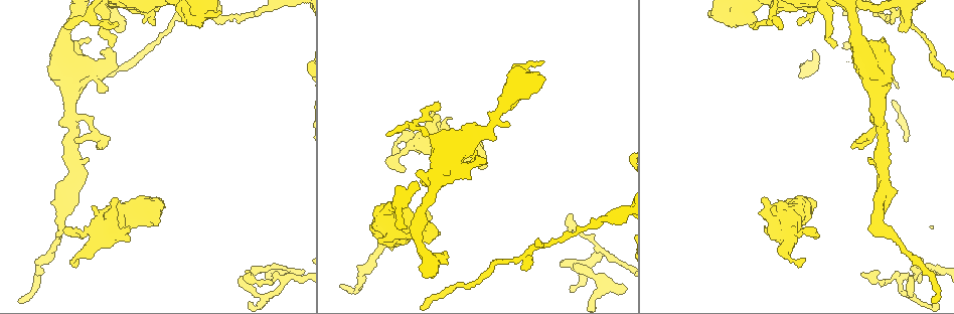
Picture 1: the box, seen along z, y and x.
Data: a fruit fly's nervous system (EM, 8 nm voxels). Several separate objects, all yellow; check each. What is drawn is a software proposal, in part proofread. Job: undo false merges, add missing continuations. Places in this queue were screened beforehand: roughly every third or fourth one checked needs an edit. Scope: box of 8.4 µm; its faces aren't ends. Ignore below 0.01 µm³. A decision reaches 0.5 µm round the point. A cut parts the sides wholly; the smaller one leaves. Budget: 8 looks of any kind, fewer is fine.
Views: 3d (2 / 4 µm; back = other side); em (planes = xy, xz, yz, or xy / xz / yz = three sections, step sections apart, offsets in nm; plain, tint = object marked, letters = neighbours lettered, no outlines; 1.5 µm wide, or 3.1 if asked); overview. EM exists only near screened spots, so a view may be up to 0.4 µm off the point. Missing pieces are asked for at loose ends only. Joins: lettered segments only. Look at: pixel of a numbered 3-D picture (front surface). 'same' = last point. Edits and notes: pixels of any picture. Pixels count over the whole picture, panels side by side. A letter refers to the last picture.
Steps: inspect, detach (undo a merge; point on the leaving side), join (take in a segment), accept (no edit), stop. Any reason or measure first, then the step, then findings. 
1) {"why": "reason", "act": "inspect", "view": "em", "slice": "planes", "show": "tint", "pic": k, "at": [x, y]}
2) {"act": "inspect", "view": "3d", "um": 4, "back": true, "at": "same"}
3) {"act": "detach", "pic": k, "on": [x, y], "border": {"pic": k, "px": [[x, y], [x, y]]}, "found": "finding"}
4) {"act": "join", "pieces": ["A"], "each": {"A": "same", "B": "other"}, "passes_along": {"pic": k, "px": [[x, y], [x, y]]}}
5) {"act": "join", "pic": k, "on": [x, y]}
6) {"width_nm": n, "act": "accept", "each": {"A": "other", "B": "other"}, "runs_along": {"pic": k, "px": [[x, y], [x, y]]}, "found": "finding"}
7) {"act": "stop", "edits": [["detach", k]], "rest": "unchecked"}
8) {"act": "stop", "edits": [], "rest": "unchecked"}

{"why": "thin end", "act": "inspect", "view": "em", "slice": "xz", "step": 8, "show": "tint", "pic": 1, "at": [782, 27]}

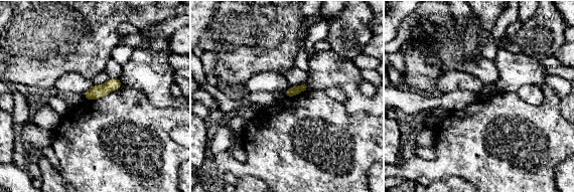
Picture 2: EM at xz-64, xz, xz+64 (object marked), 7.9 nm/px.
{"act": "inspect", "view": "em", "slice": "planes", "show": "letters", "at": "same"}

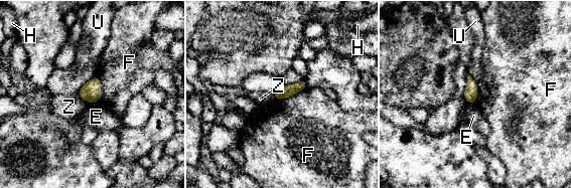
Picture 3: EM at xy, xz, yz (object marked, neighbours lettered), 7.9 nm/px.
{"act": "accept", "each": {"E": "other", "F": "other", "H": "other", "U": "other", "Z": "other"}, "border": {"pic": 3, "px": [[306, 87], [286, 98], [275, 100]]}, "found": "none of them fits"}

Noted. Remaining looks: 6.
{"why": "free end", "act": "inspect", "view": "3d", "um": 4, "pic": 1, "at": [443, 252]}

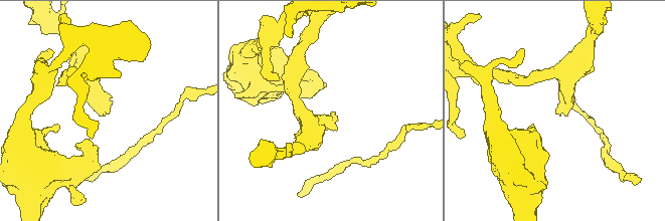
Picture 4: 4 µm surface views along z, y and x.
{"act": "inspect", "view": "em", "slice": "planes", "show": "letters", "pic": 4, "at": [106, 113]}

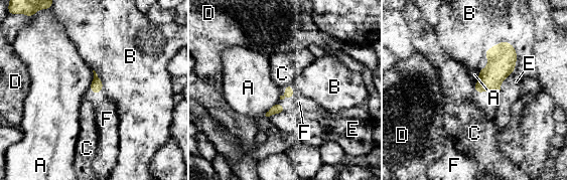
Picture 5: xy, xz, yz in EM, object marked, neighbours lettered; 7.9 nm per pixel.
{"act": "join", "pieces": ["F"], "each": {"A": "other", "B": "other", "C": "other", "D": "other", "E": "other", "F": "same"}, "found": "it goes on there"}

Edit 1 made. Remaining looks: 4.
{"why": "thin neck", "act": "inspect", "view": "em", "slice": "planes", "show": "letters", "pic": 1, "at": [602, 251]}

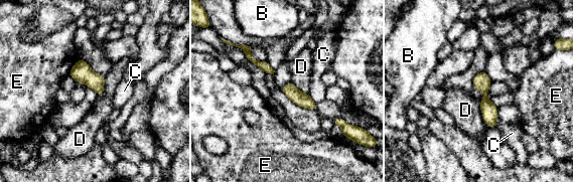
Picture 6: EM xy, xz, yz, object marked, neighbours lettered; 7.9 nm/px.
{"act": "accept", "each": {"B": "other", "C": "other", "D": "other", "E": "other"}, "border": {"pic": 6, "px": [[105, 76], [104, 93], [98, 97]]}, "found": "one neuron here"}

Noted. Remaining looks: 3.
{"act": "stop", "edits": [["join", 5]], "rest": "unchecked"}

